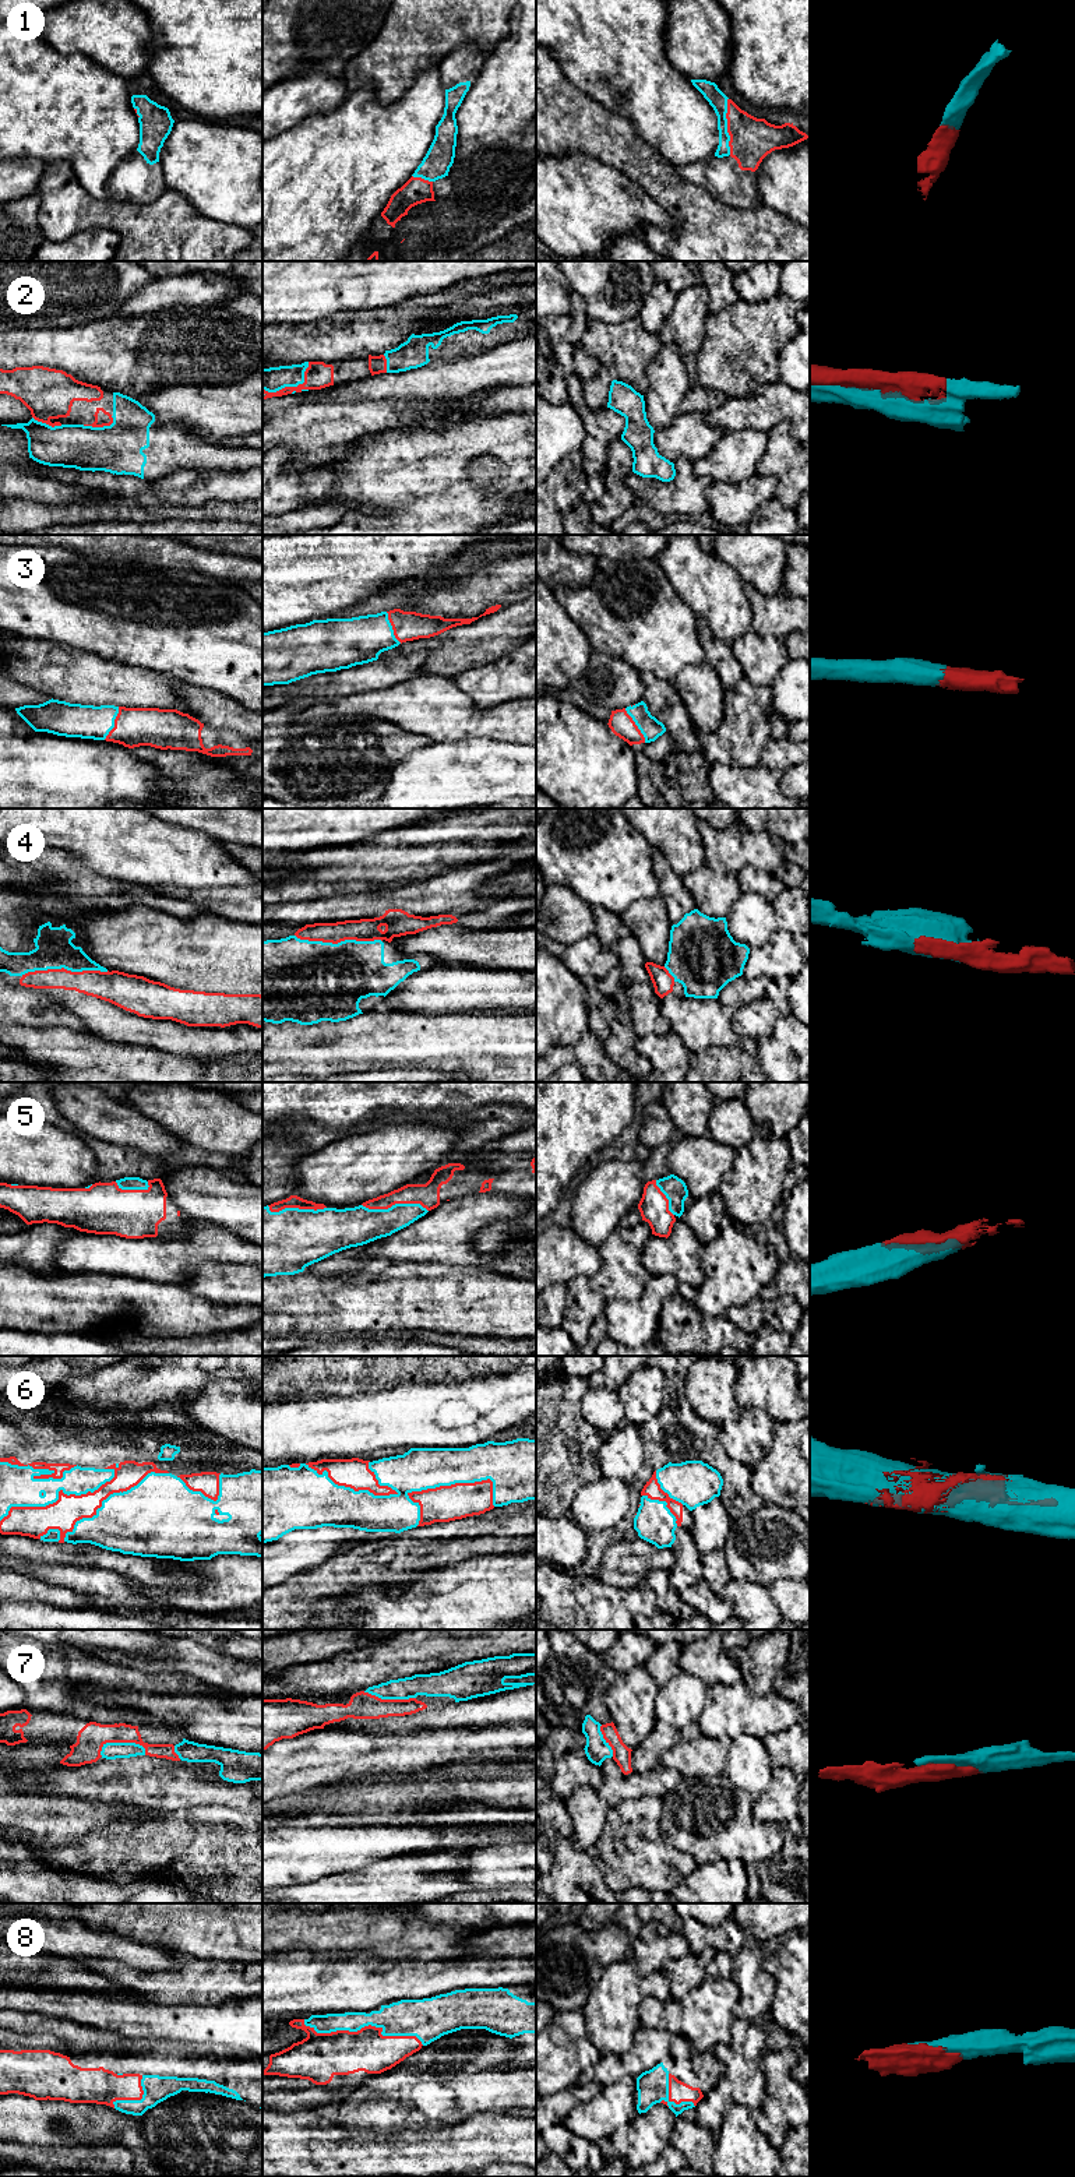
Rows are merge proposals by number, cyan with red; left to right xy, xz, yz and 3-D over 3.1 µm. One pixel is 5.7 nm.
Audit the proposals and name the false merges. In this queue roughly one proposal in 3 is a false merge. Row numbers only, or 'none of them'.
none of them

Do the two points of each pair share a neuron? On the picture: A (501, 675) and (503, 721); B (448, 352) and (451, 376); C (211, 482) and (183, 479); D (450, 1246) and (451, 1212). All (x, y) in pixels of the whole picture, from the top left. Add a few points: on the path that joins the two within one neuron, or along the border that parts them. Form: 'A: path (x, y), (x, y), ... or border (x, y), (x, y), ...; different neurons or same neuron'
A: border (471, 697), (479, 707), (494, 707), (521, 698); different neurons
B: border (480, 351), (468, 356), (433, 359), (430, 362); different neurons
C: path (204, 482), (190, 483); same neuron
D: path (450, 1237), (451, 1221); same neuron

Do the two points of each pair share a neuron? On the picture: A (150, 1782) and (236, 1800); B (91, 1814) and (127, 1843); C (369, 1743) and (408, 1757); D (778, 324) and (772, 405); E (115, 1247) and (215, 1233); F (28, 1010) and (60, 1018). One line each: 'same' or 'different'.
A: same
B: different
C: same
D: different
E: same
F: same

